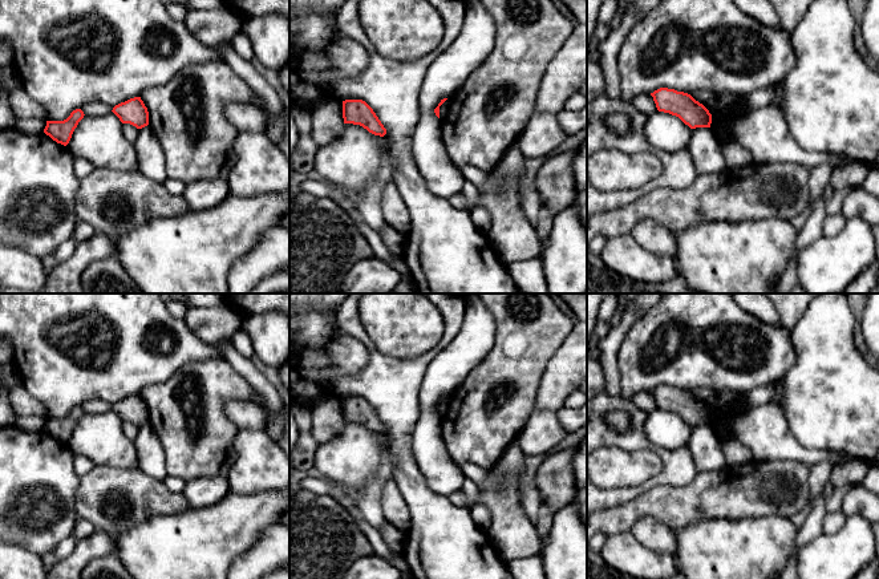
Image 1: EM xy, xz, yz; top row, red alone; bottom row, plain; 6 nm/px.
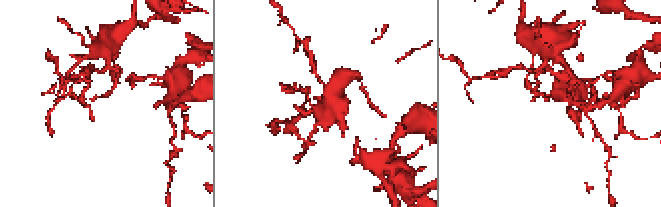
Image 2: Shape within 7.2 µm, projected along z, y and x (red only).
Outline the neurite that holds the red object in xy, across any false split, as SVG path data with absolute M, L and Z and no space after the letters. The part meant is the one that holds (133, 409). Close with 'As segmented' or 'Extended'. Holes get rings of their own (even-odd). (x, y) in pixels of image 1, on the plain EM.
M141 394L130 396L116 402L112 408L122 421L130 421L137 426L149 422L149 409Z. As segmented

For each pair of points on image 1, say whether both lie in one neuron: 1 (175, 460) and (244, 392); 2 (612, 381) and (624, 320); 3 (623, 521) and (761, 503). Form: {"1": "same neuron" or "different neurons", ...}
{"1": "same neuron", "2": "same neuron", "3": "same neuron"}

